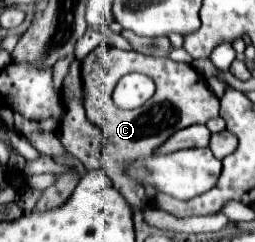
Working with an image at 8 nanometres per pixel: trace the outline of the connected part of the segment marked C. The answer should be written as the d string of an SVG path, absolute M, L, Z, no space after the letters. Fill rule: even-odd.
M99 44L81 62L81 78L85 86L85 110L87 120L99 126L105 134L105 148L119 160L133 162L149 156L171 134L191 124L205 124L219 116L219 98L209 92L205 80L191 64L173 62L171 58L145 58L133 50L119 50L109 44ZM141 72L155 82L155 94L135 110L121 110L113 102L113 90L117 82L129 74Z

